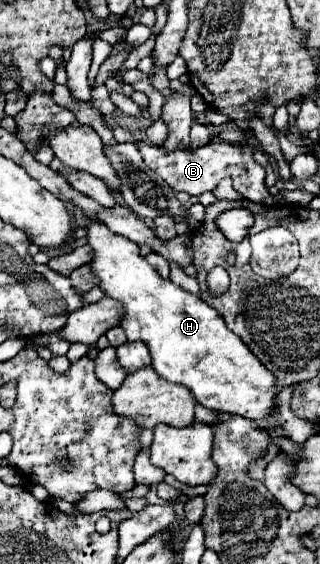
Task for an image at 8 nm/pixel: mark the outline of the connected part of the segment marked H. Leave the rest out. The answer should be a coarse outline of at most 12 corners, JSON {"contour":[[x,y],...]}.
{"contour":[[89,220],[129,342],[209,410],[263,420],[275,376],[199,296]]}

